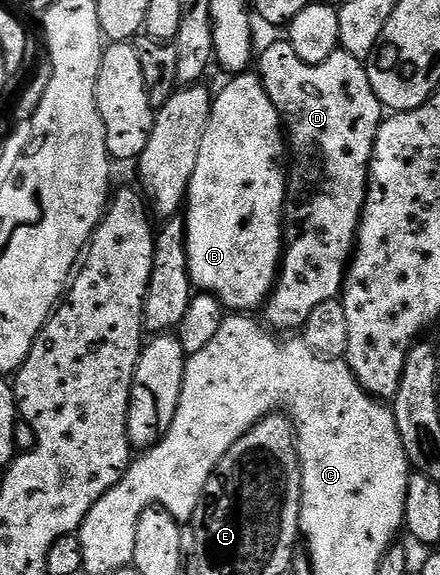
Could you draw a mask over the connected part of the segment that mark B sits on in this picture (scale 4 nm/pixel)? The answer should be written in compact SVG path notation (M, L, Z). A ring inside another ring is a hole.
M246 72L244 74L239 74L230 77L228 81L229 83L227 83L221 91L216 91L213 100L213 107L211 108L211 116L207 120L207 128L203 132L203 144L199 144L199 160L195 164L195 172L193 173L193 175L191 176L191 180L189 181L187 209L184 211L183 214L185 220L185 239L187 240L187 260L189 261L189 281L193 283L194 287L196 287L198 291L210 294L213 298L218 298L218 300L221 302L222 307L224 307L226 311L253 312L249 310L255 309L256 306L257 309L264 307L269 295L273 293L273 286L277 283L277 272L281 269L281 256L283 253L283 215L285 213L285 187L287 185L287 166L283 159L286 157L287 154L287 142L286 139L283 137L283 123L281 121L281 117L277 114L275 104L271 104L271 100L269 99L269 97L267 96L267 92L263 88L263 84L261 83L260 77L258 77L256 73Z

